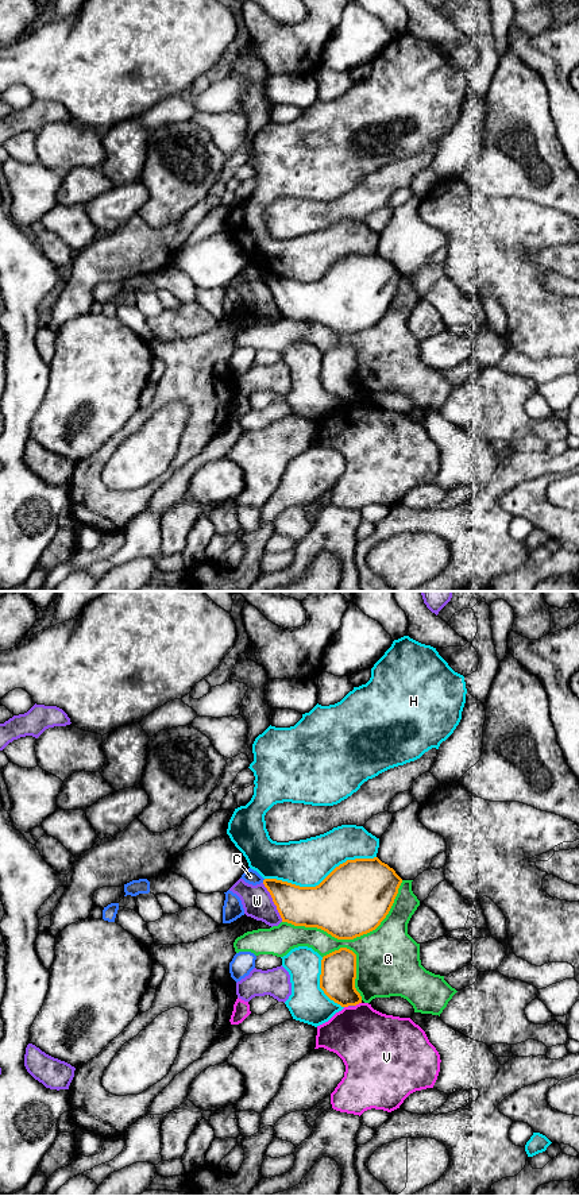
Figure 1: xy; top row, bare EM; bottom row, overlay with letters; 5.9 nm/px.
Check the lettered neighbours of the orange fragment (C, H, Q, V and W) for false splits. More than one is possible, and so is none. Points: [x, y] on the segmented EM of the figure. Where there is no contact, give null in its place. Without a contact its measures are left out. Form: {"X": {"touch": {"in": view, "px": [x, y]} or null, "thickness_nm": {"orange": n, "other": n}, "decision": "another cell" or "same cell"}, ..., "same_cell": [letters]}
{"C": {"touch": {"in": "xy", "px": [263, 880]}, "thickness_nm": {"orange": 220, "other": 90}, "decision": "another cell"}, "H": {"touch": {"in": "xy", "px": [321, 882]}, "thickness_nm": {"orange": 420, "other": 280}, "decision": "another cell"}, "Q": {"touch": {"in": "xy", "px": [352, 938]}, "thickness_nm": {"orange": 420, "other": 380}, "decision": "another cell"}, "V": {"touch": {"in": "xy", "px": [358, 1003]}, "thickness_nm": {"orange": 220, "other": 380}, "decision": "another cell"}, "W": {"touch": {"in": "xy", "px": [273, 901]}, "thickness_nm": {"orange": 240, "other": 180}, "decision": "another cell"}, "same_cell": []}

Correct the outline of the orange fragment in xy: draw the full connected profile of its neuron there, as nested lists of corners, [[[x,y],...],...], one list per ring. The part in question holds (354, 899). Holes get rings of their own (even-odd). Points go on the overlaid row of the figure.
[[[378,857],[347,860],[316,887],[263,880],[282,922],[317,927],[337,940],[375,930],[389,914],[401,883]]]

